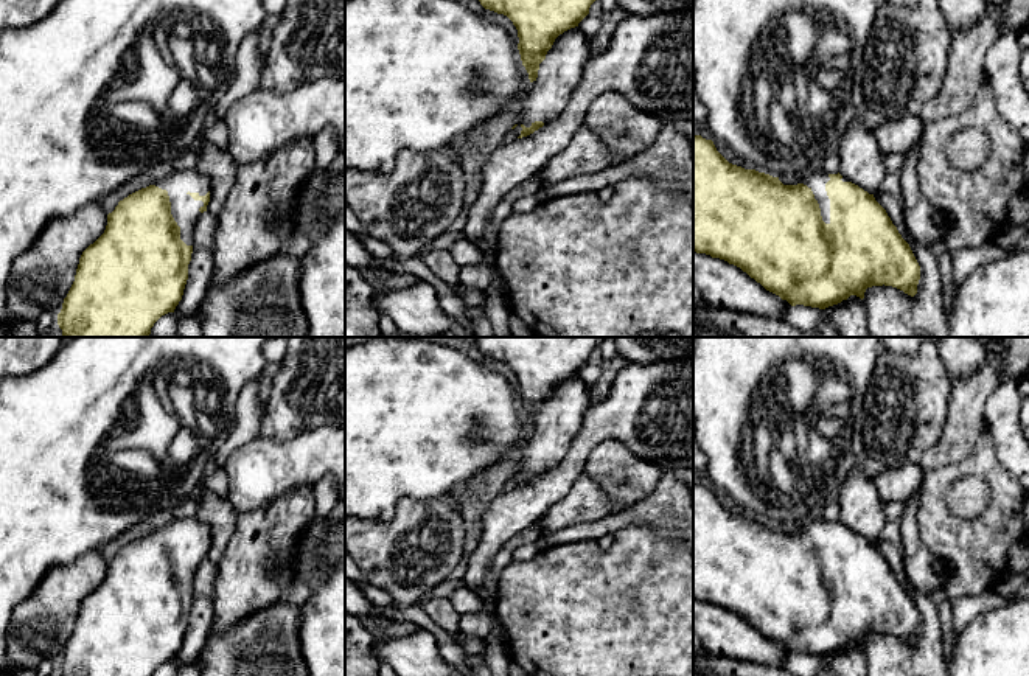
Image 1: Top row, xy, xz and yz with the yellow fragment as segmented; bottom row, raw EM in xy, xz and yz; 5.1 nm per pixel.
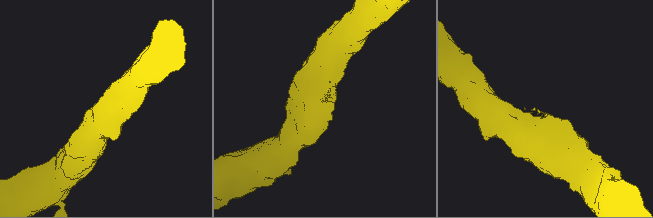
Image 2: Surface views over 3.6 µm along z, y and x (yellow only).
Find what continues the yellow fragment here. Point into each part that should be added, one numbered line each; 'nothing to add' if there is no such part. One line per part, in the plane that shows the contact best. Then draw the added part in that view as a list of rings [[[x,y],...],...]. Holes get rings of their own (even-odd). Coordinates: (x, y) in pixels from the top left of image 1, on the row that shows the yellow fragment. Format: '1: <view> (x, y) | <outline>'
1: yz (816, 181) | [[[814,171],[811,174],[804,174],[802,183],[807,185],[814,199],[819,204],[821,216],[825,224],[830,224],[830,199],[825,191],[825,183],[830,180],[828,174],[824,171]]]

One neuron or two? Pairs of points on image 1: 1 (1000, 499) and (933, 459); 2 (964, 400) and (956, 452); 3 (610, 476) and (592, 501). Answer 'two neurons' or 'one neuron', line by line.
1: two neurons
2: one neuron
3: two neurons

